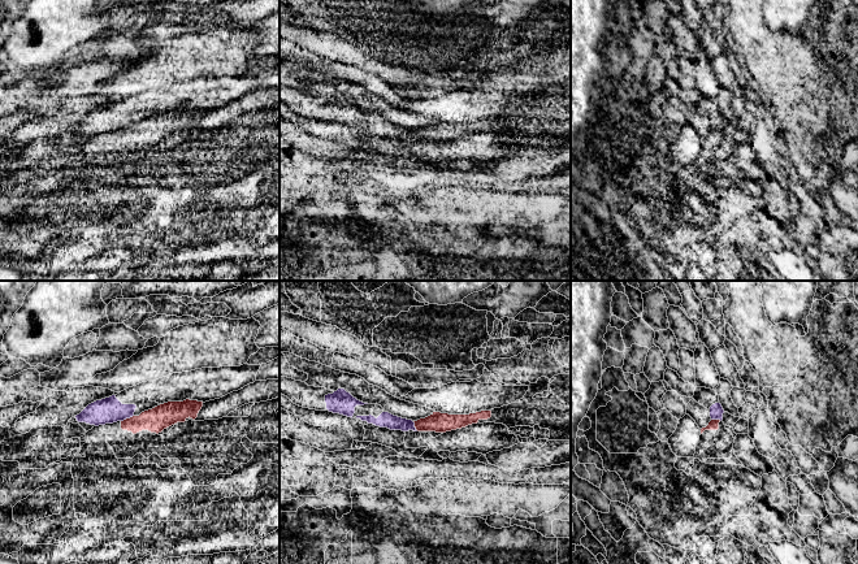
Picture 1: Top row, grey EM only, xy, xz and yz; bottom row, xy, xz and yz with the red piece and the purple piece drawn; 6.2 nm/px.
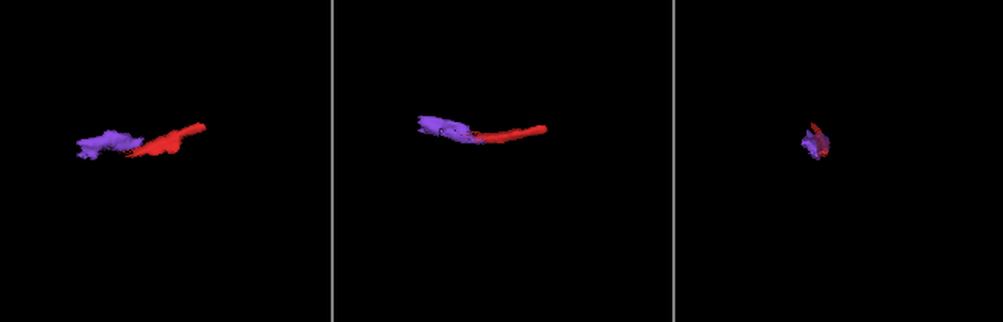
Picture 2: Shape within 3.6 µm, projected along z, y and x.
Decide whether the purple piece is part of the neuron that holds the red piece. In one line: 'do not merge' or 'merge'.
do not merge

